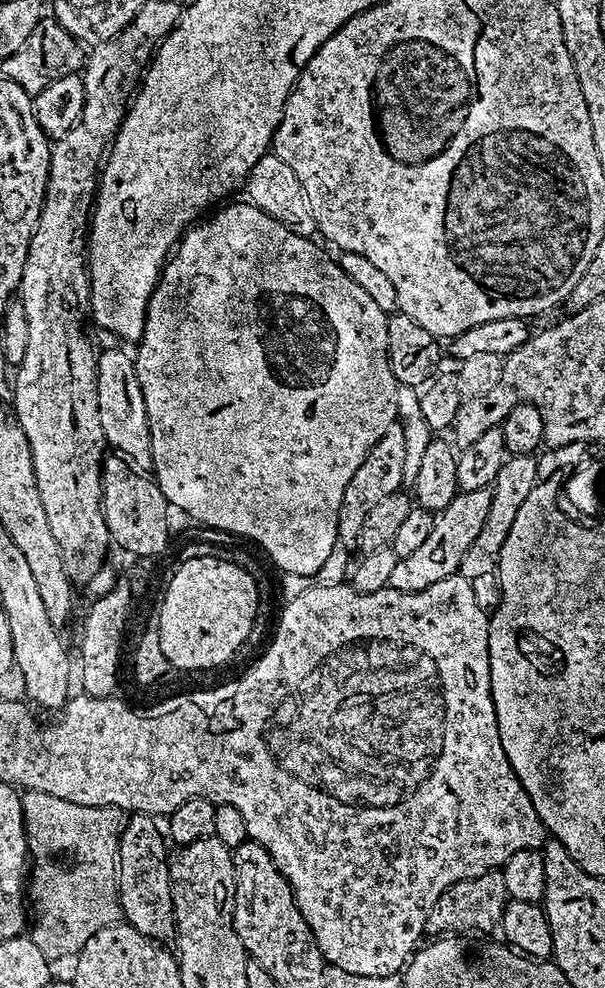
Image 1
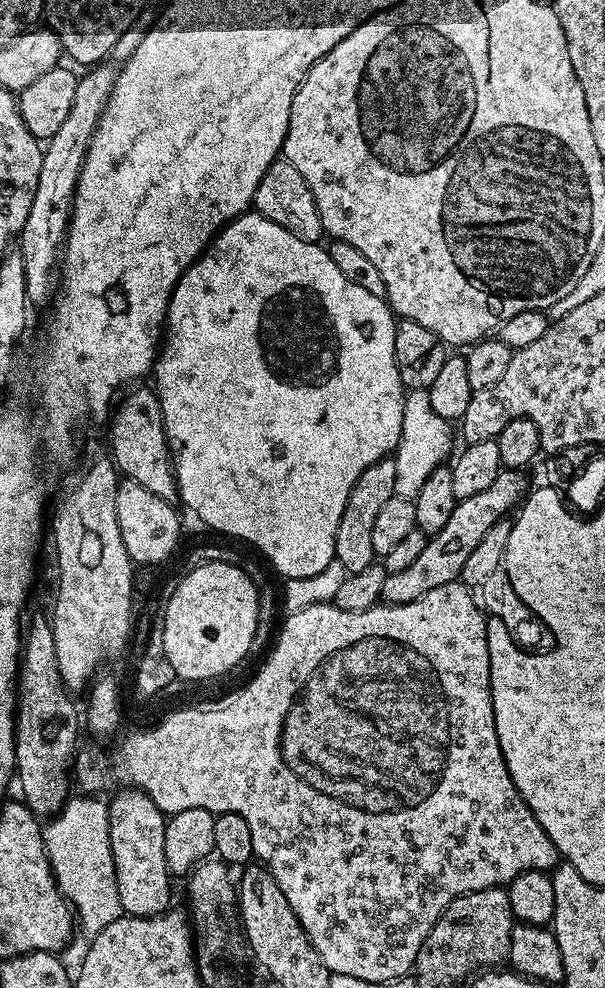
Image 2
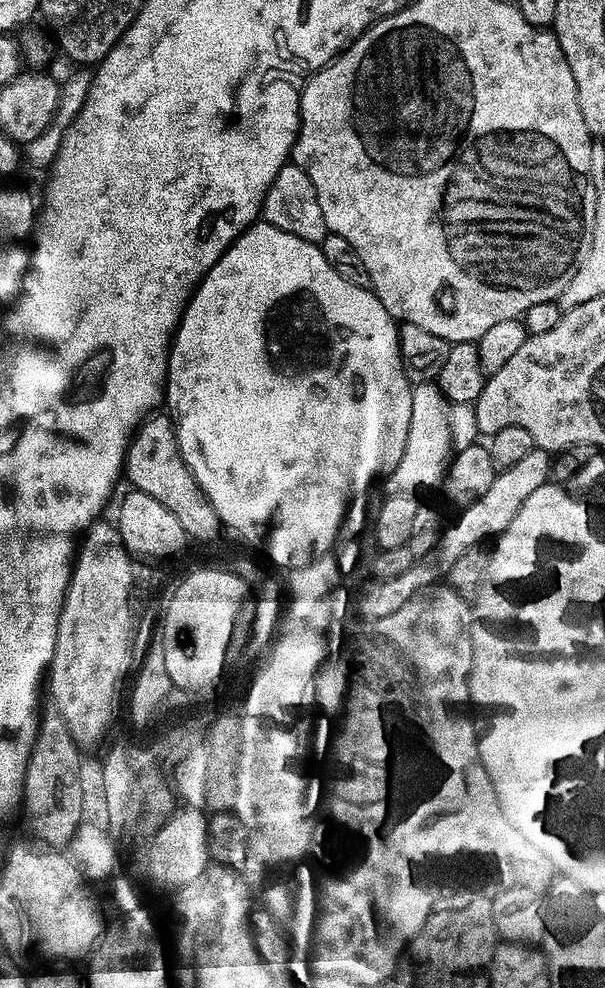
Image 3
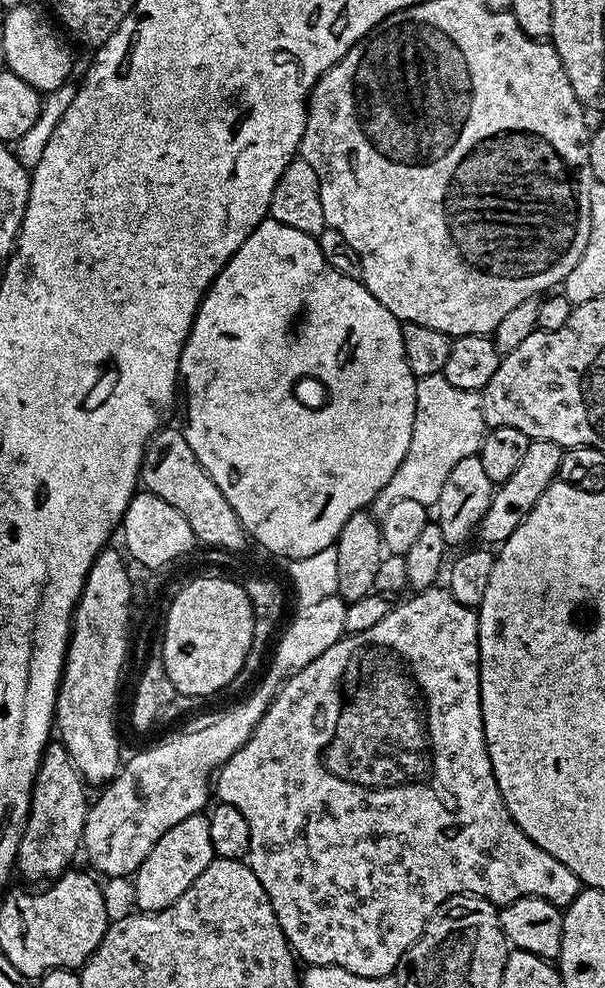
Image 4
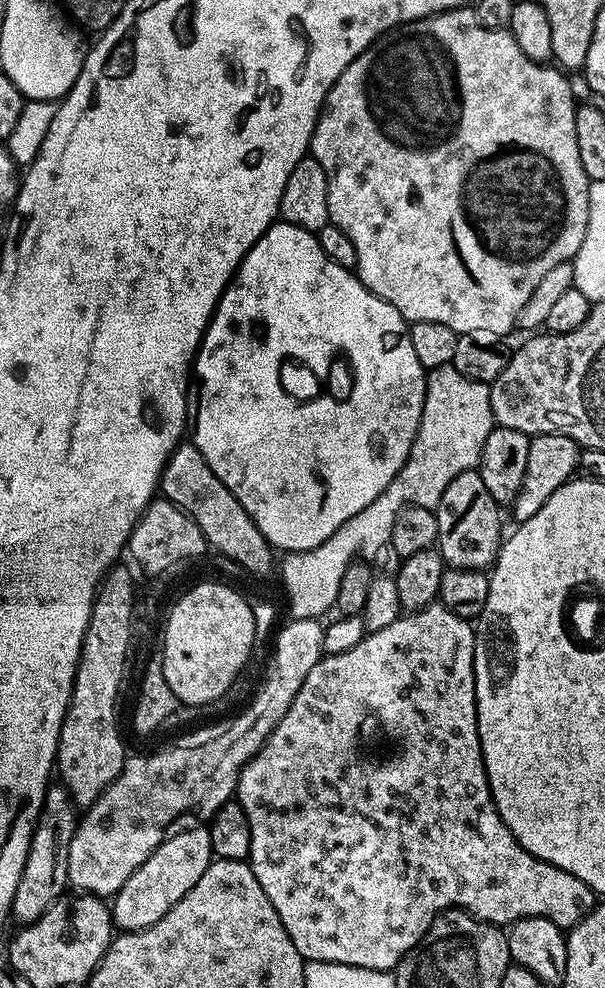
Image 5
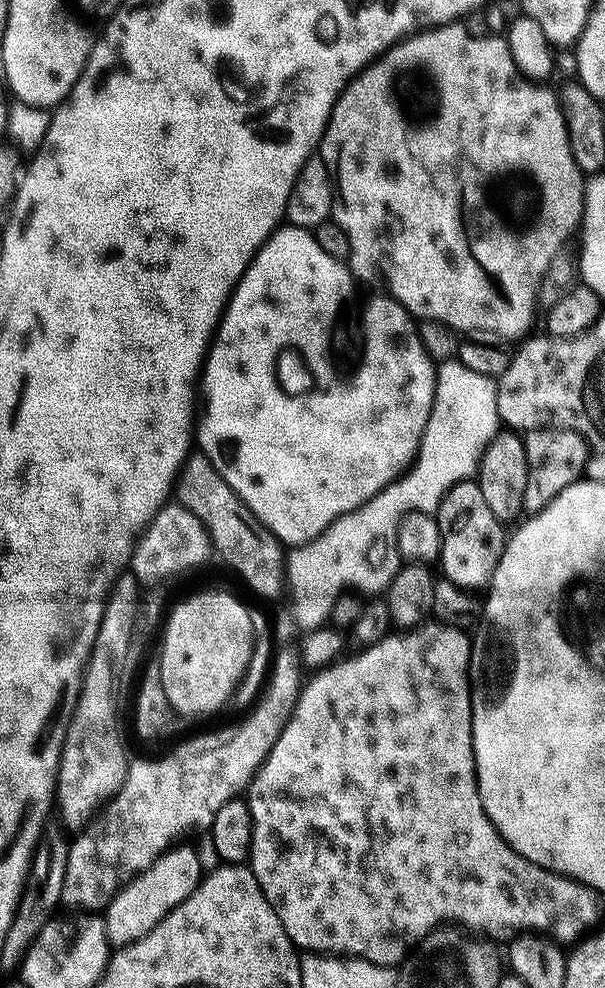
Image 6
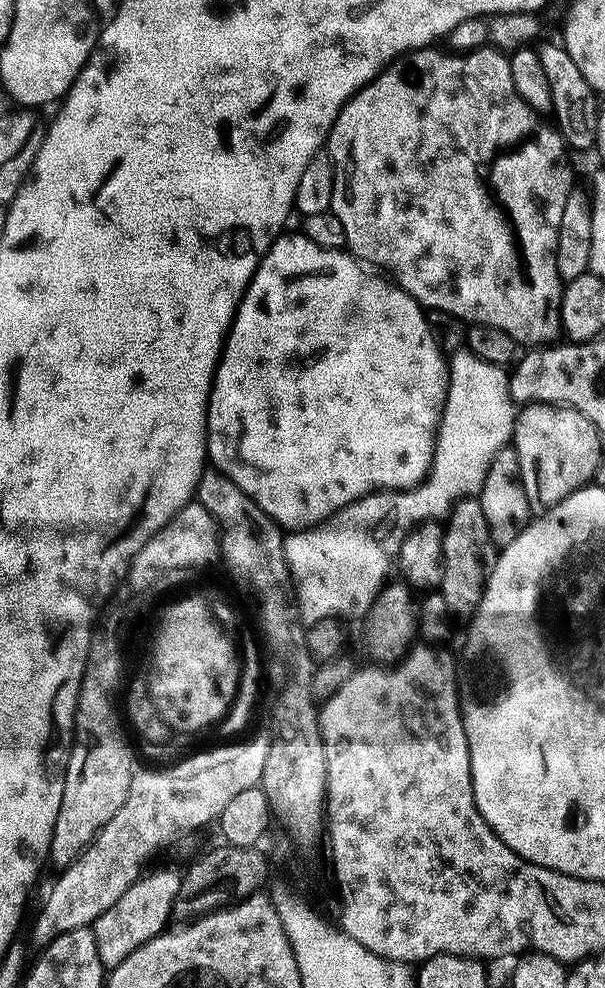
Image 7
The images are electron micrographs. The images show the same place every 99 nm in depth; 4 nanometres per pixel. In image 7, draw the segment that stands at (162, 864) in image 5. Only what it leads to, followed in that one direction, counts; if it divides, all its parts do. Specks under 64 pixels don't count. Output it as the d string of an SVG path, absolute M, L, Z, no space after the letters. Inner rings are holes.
M160 868L157 872L150 872L135 880L126 894L122 894L122 898L110 906L110 910L106 910L90 925L105 969L117 968L130 953L138 950L138 946L159 936L169 927L172 907L175 906L176 899L181 899L182 896L181 869Z

